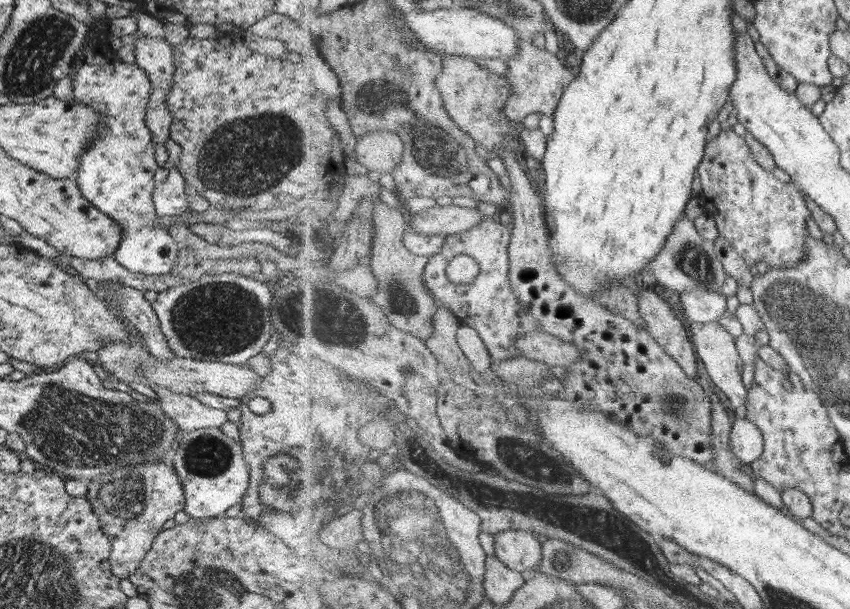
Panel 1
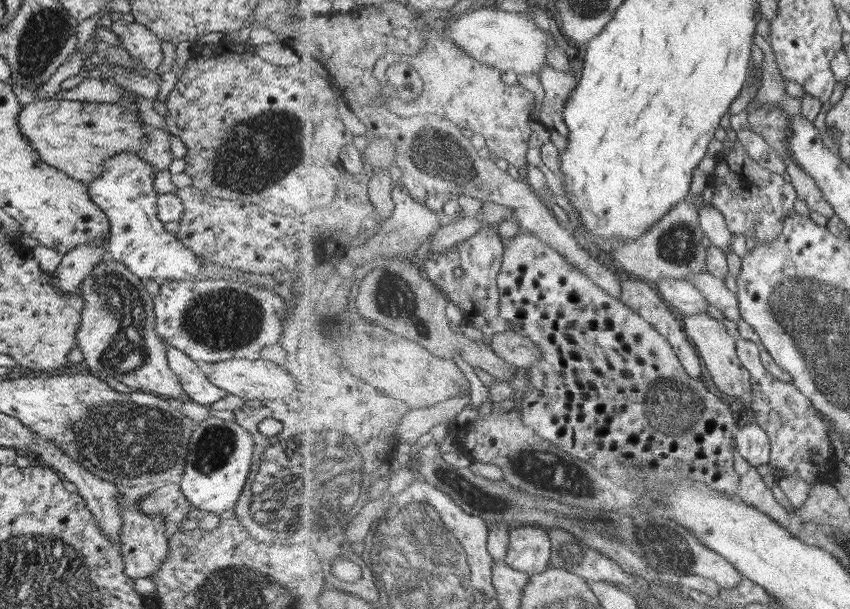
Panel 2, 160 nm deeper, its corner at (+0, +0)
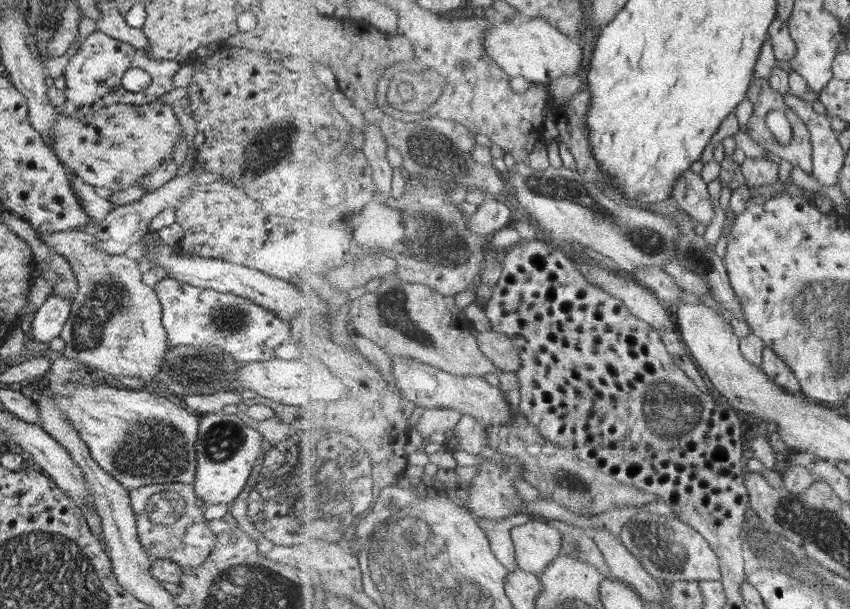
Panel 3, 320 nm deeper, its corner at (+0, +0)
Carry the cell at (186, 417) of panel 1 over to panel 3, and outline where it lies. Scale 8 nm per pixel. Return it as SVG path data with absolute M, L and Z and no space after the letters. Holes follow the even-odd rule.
M90 229L37 236L49 250L69 262L77 280L77 293L59 334L65 343L59 355L94 366L104 374L143 379L152 388L154 374L161 367L163 354L169 346L160 323L160 302L155 291L141 282L143 270L139 263L124 254L99 252L91 246Z

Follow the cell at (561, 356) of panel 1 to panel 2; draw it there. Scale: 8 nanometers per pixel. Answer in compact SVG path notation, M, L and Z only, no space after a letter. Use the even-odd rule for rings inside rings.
M513 330L495 334L491 338L490 348L497 356L517 367L530 368L543 354L539 345Z

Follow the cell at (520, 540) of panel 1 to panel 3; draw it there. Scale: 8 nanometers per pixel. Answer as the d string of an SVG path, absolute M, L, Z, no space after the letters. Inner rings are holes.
M532 517L529 522L512 530L516 546L518 568L525 572L540 575L561 552L561 532L545 519Z

